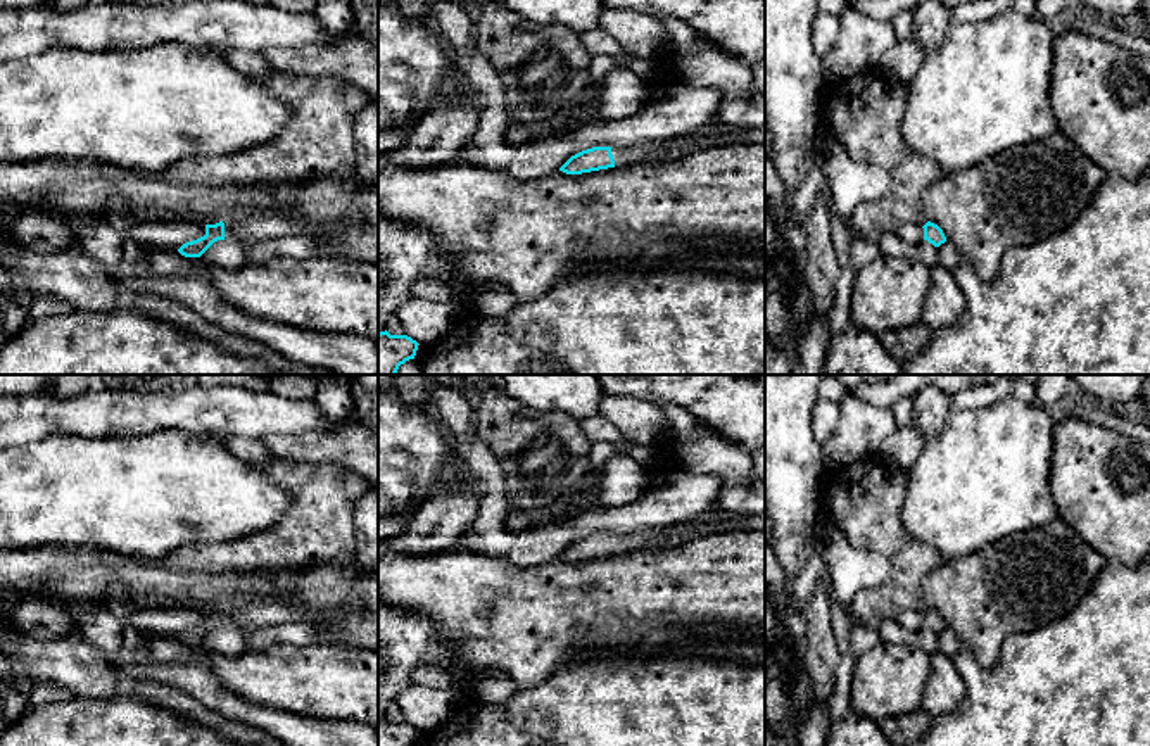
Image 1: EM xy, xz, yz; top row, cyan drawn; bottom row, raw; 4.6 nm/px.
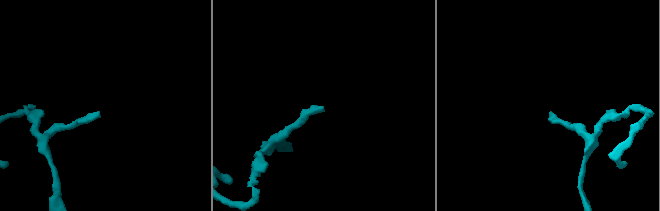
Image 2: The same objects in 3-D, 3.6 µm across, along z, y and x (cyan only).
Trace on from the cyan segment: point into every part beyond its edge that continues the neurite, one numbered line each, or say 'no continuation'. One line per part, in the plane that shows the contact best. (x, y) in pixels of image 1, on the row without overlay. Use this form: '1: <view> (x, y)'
1: xz (627, 543)

